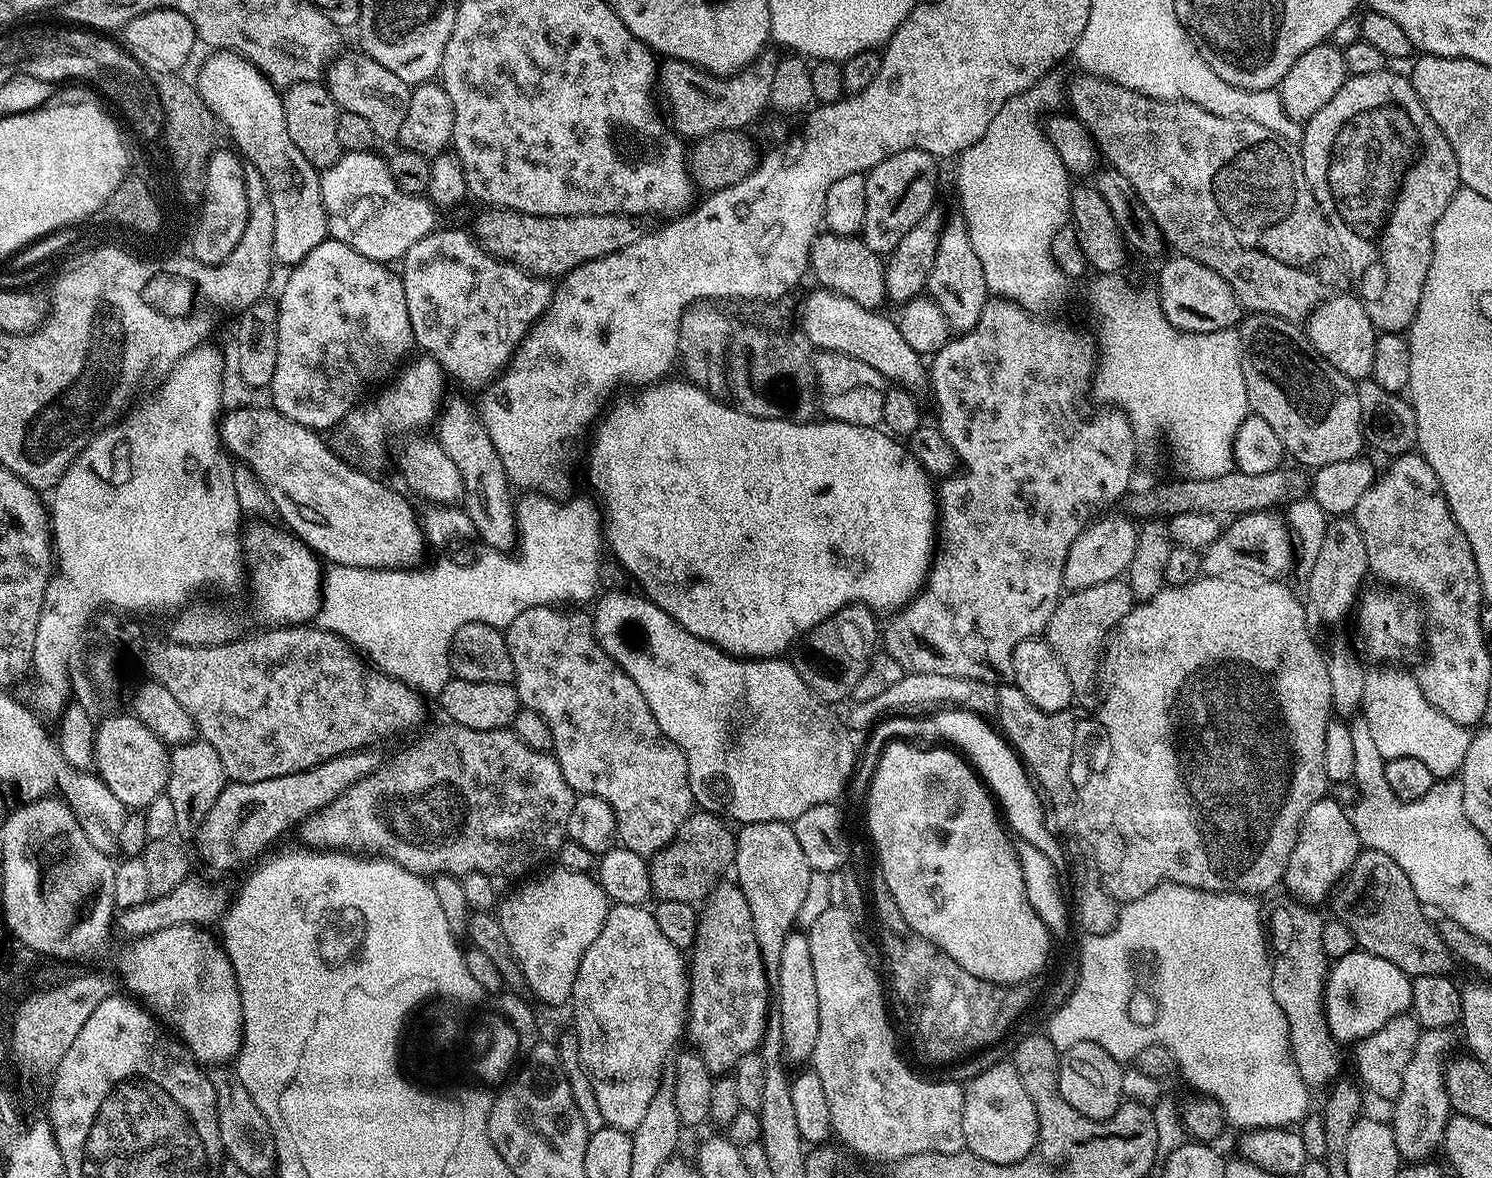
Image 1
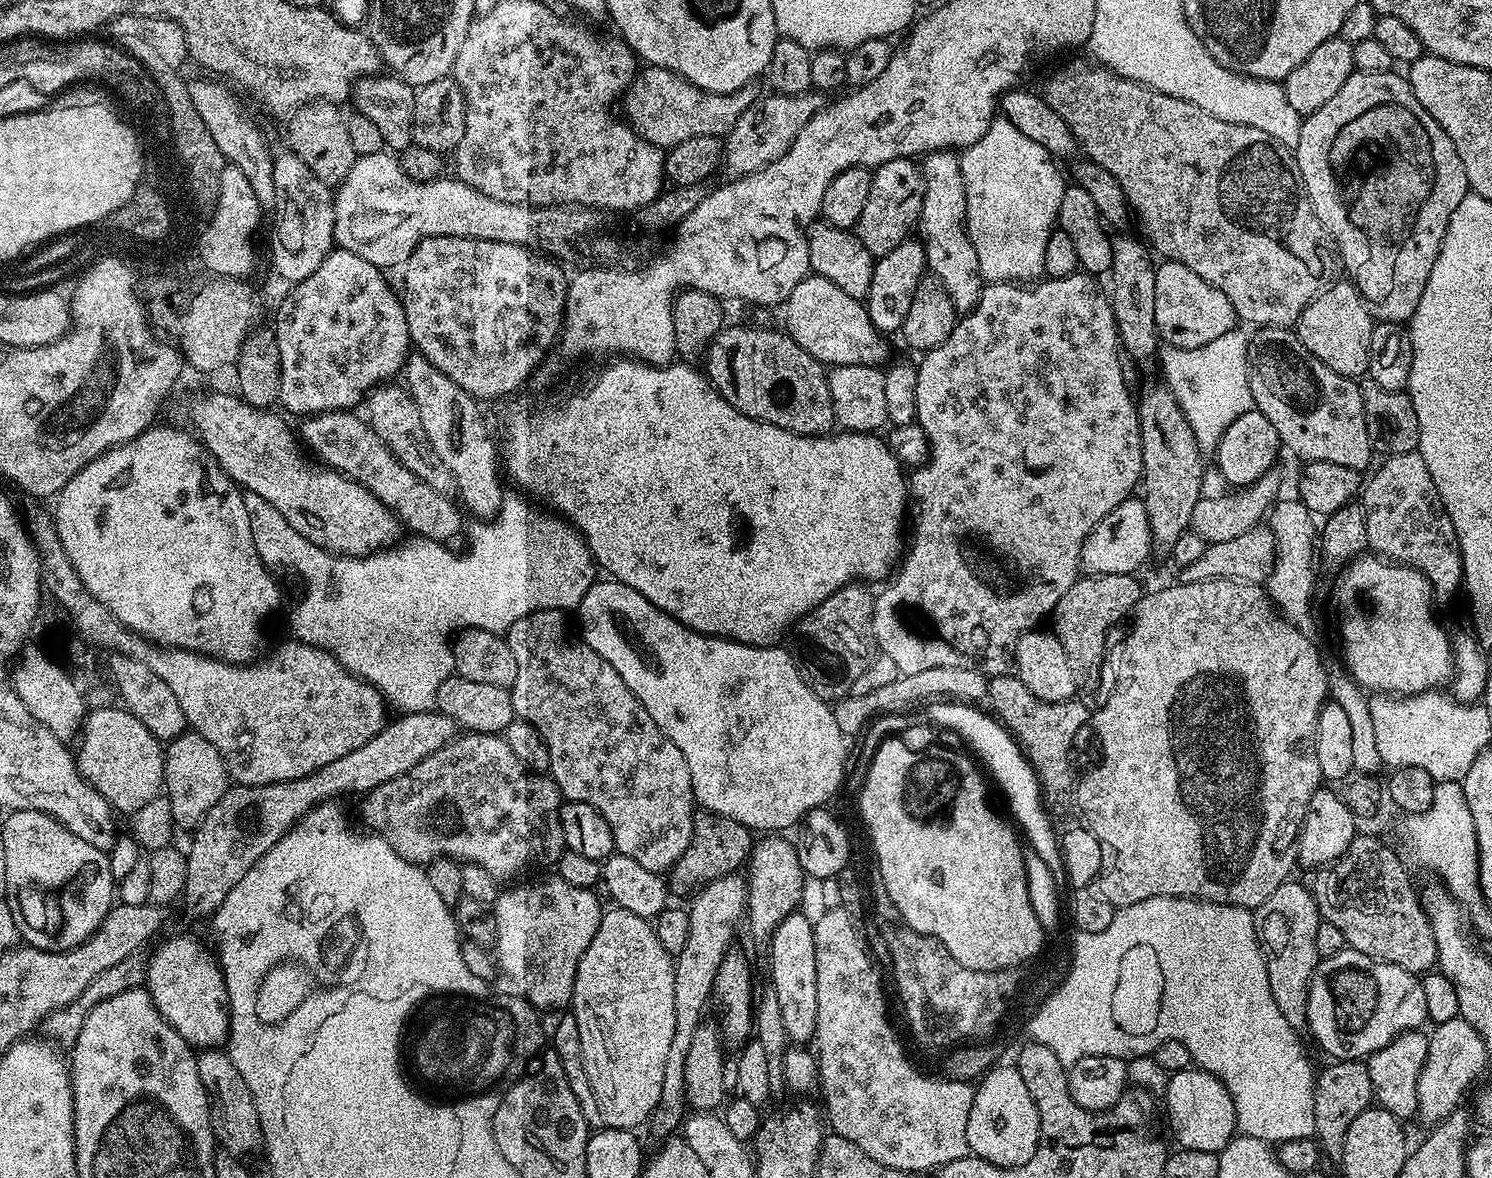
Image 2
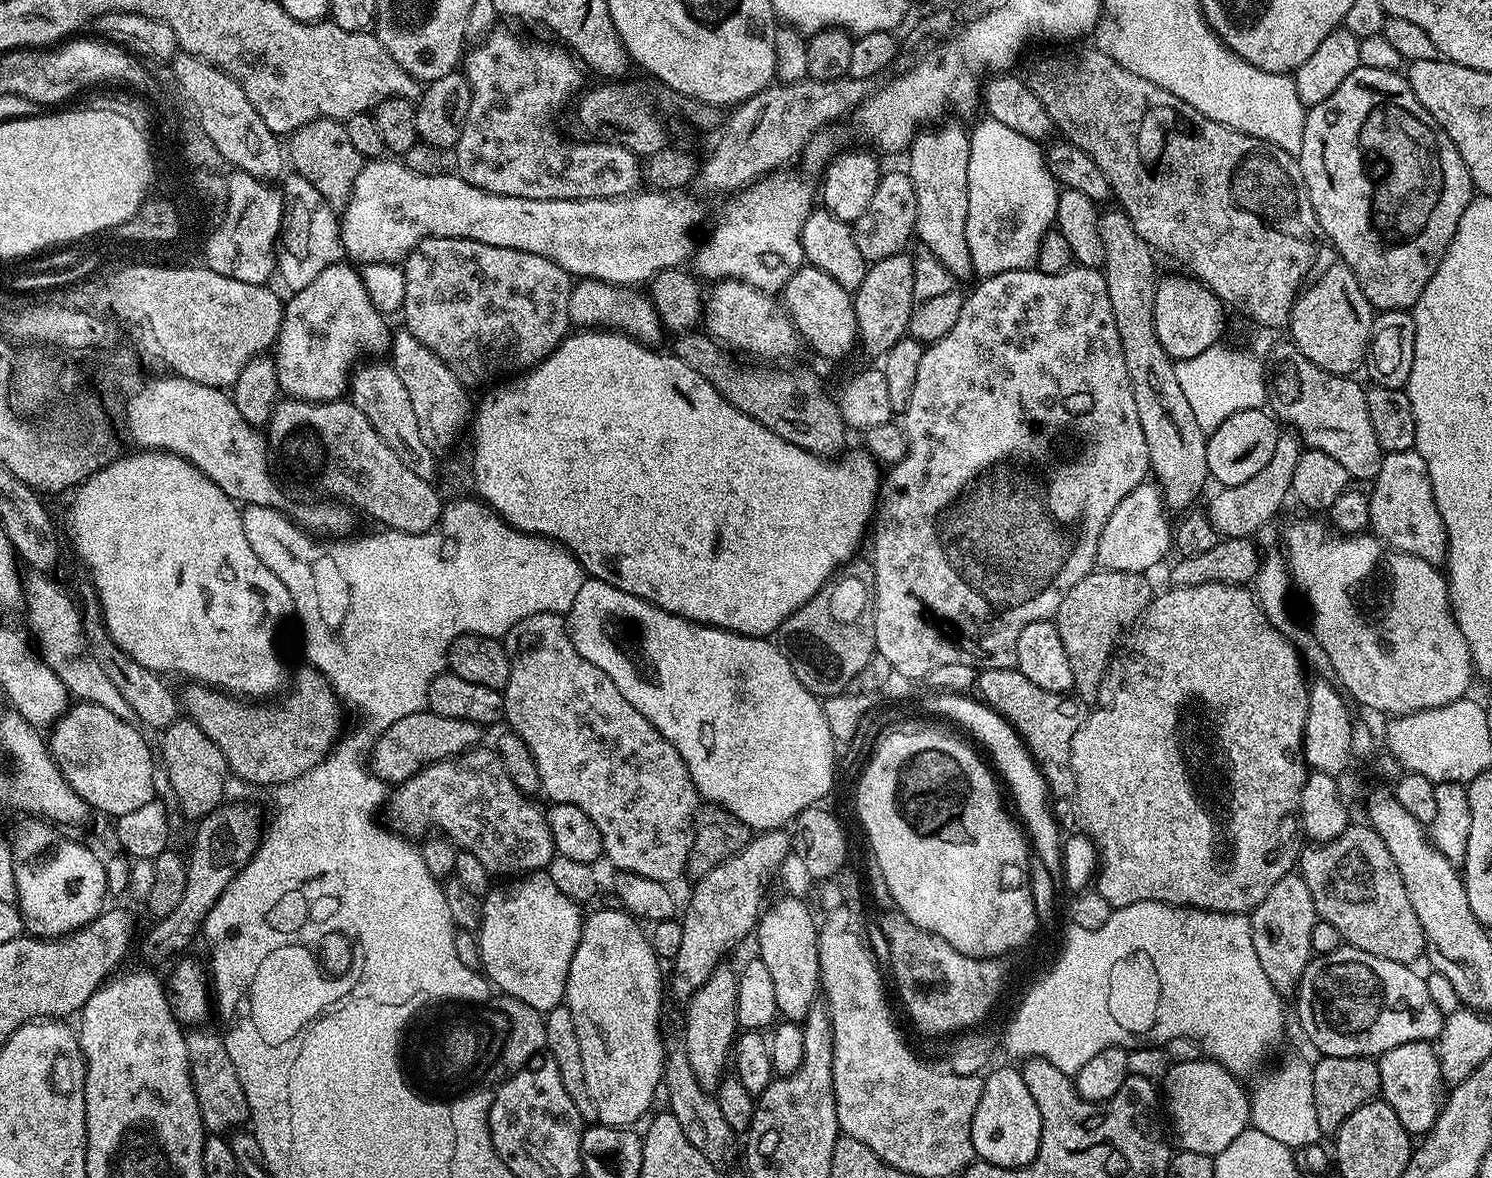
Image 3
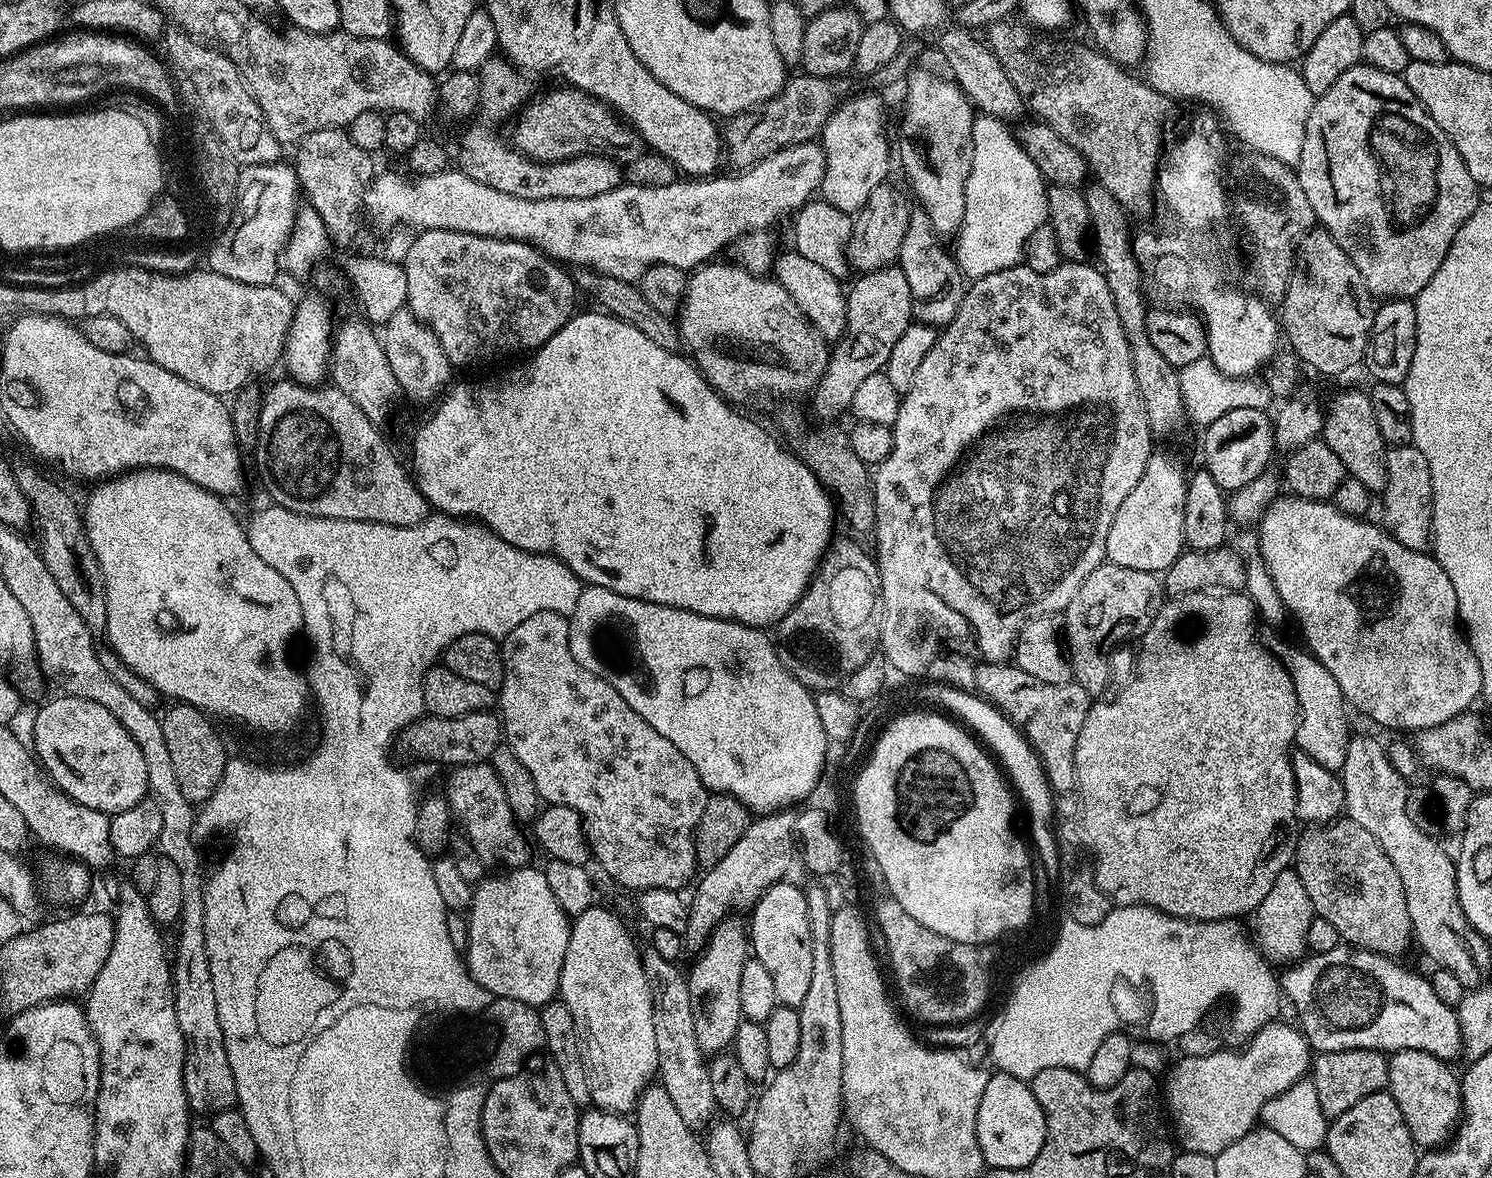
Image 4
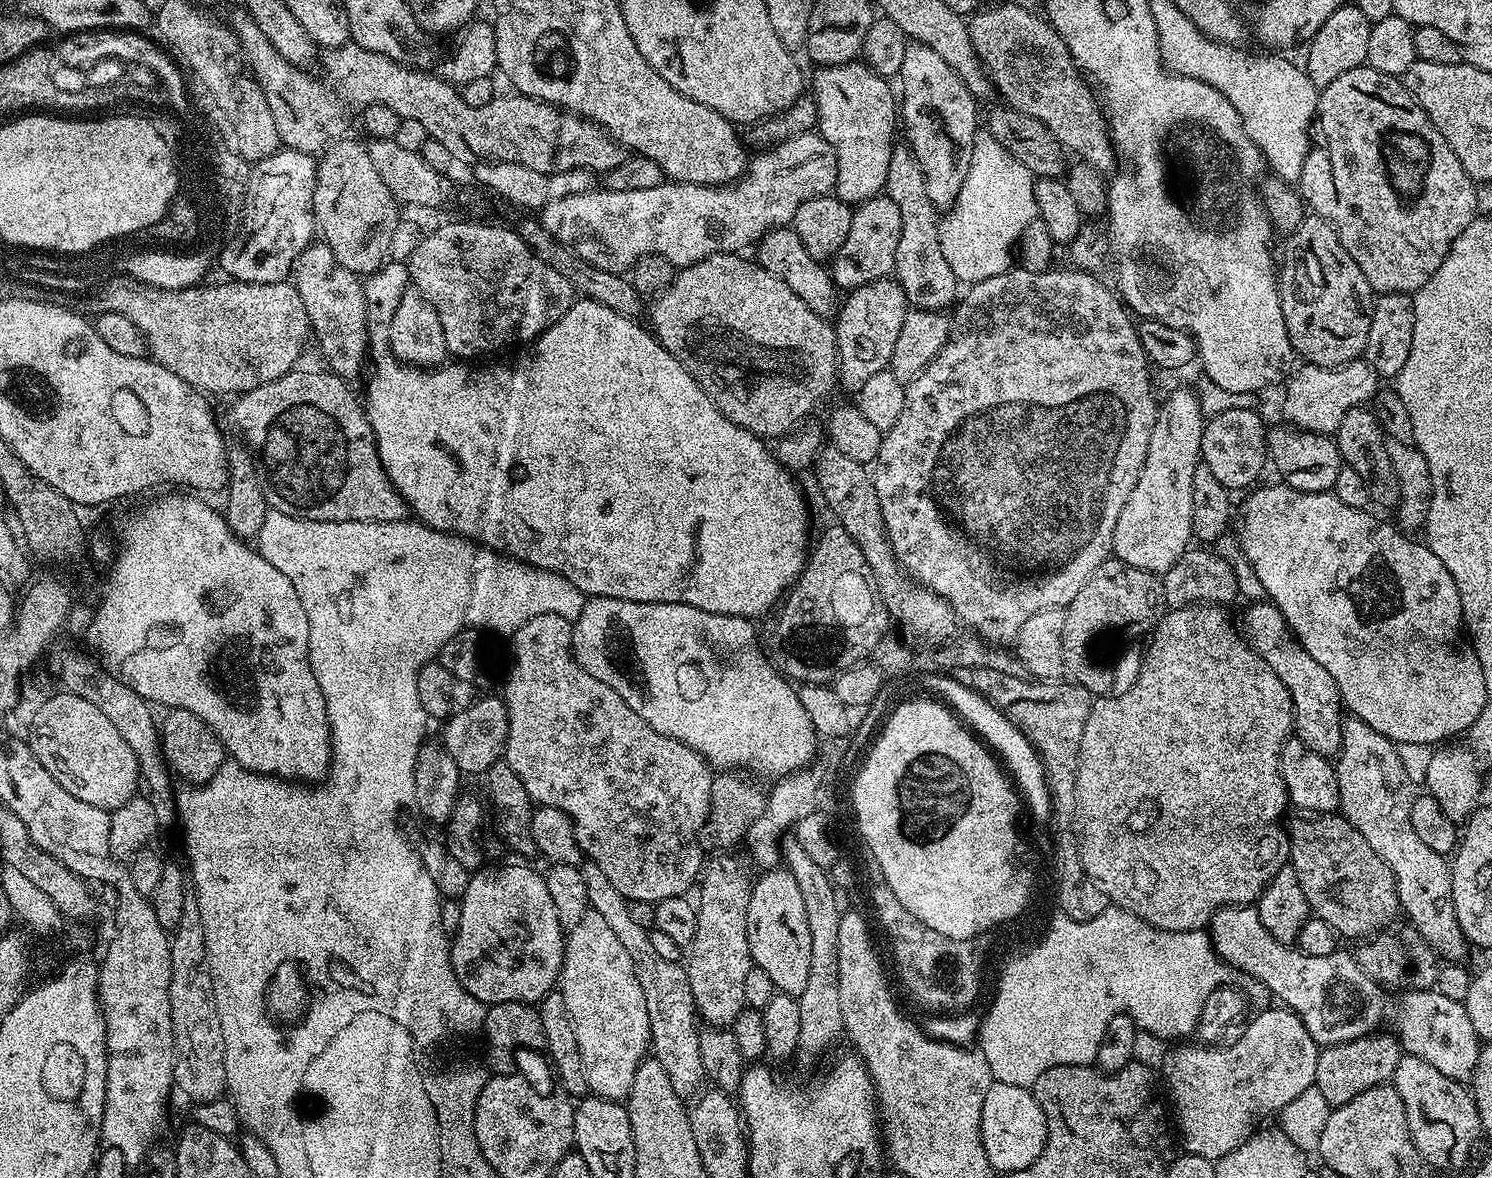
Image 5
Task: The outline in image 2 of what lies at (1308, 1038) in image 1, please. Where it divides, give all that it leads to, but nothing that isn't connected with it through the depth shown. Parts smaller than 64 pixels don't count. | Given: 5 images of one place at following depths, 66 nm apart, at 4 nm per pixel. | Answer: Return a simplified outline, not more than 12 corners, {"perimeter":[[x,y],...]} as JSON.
{"perimeter":[[1284,881],[1254,910],[1270,994],[1306,1024],[1321,957],[1311,891]]}

